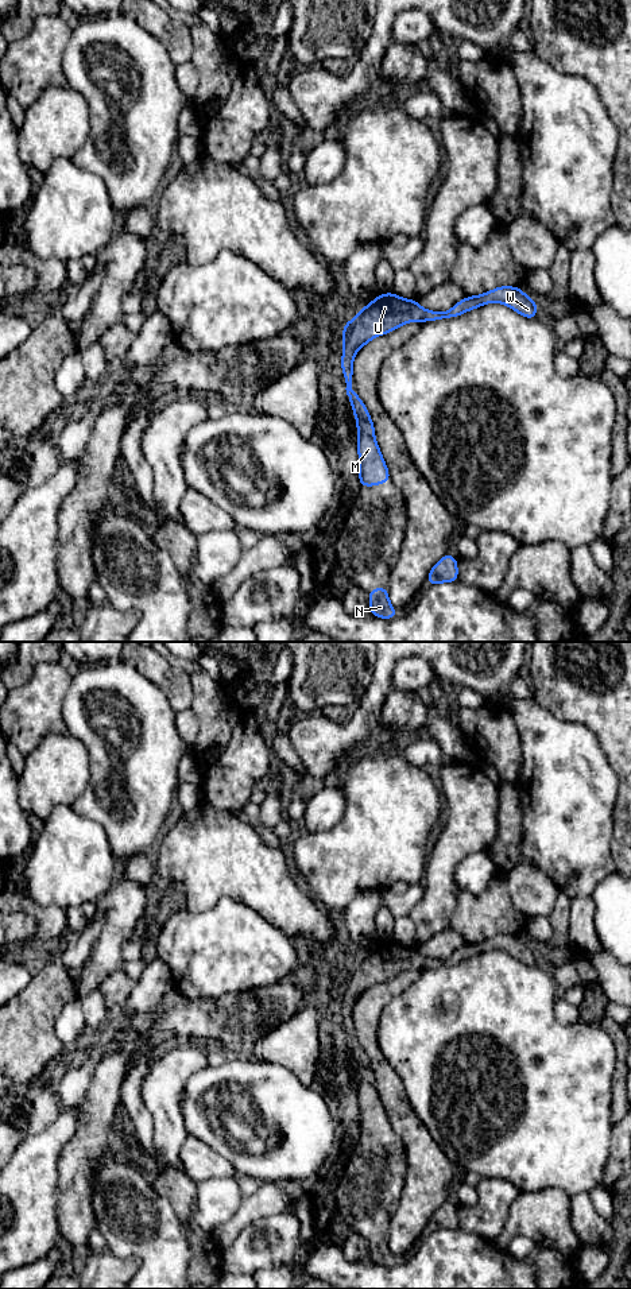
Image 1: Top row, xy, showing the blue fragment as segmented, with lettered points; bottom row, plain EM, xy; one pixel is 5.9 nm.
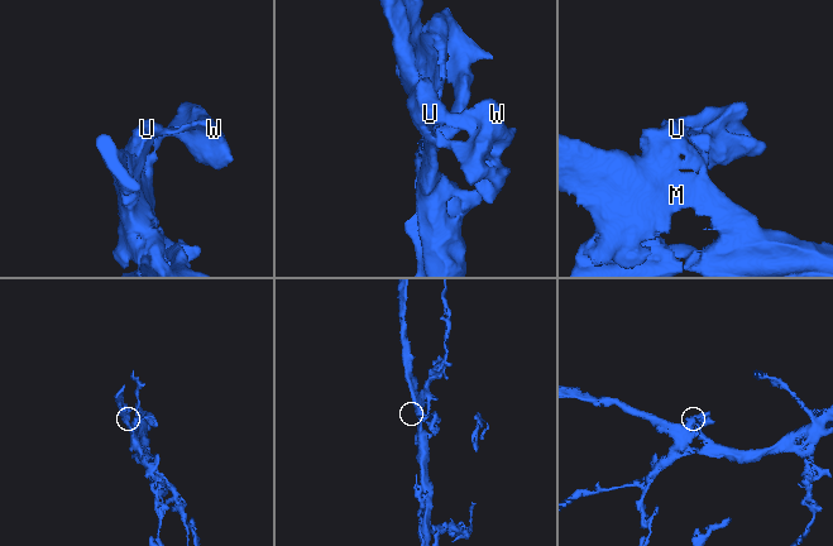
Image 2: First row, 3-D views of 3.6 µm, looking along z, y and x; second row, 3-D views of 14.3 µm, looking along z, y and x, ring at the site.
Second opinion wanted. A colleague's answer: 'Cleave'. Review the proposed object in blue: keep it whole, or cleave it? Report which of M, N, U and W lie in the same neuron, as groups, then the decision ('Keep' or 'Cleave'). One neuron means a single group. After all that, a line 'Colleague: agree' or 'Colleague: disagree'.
Groups: M N U W. Keep
Colleague: disagree

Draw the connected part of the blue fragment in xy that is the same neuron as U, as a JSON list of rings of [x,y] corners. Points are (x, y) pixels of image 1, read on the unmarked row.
[[[502,933],[481,942],[467,944],[448,959],[426,957],[419,953],[418,948],[404,947],[394,940],[379,941],[353,967],[344,972],[341,1015],[347,1030],[347,1042],[357,1069],[359,1133],[386,1131],[391,1123],[376,1091],[375,1073],[369,1060],[360,1044],[352,1037],[352,1011],[356,999],[372,986],[390,980],[410,968],[421,971],[423,968],[453,965],[492,949],[504,951],[529,967],[537,965],[538,955],[535,948],[527,944],[519,933]]]

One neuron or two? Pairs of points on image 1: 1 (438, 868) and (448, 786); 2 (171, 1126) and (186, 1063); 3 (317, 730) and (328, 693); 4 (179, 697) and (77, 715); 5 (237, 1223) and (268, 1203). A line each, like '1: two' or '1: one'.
1: one
2: one
3: two
4: two
5: one

